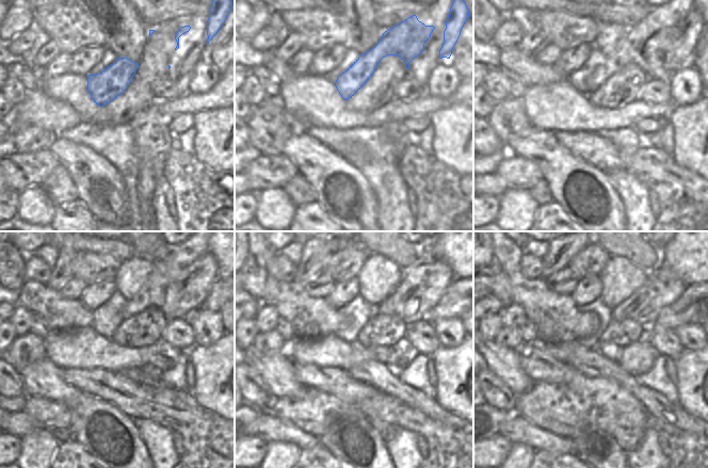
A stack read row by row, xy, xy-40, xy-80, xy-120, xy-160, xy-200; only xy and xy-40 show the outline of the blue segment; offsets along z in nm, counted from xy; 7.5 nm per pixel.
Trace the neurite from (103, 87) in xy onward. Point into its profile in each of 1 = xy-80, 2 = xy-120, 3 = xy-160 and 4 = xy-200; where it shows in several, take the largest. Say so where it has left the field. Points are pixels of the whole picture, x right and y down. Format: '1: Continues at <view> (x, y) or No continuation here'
1: Continues at xy-80 (653, 47)
2: Continues at xy-120 (177, 289)
3: Continues at xy-160 (421, 287)
4: Continues at xy-200 (662, 288).

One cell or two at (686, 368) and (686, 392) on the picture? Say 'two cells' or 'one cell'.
one cell

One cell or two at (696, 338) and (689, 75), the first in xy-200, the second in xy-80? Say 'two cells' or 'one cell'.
one cell

